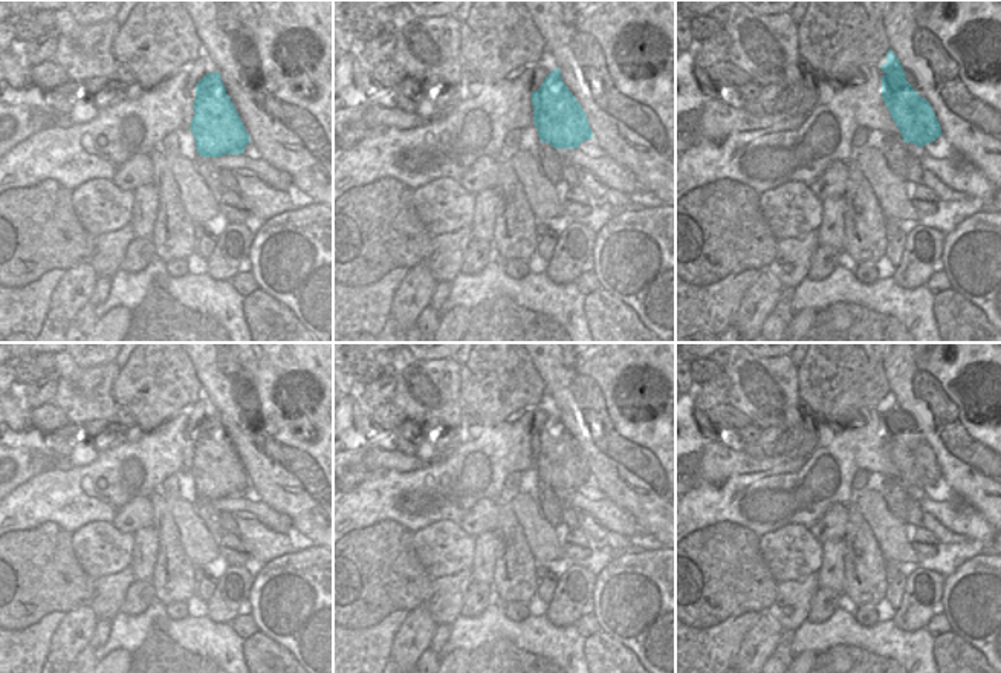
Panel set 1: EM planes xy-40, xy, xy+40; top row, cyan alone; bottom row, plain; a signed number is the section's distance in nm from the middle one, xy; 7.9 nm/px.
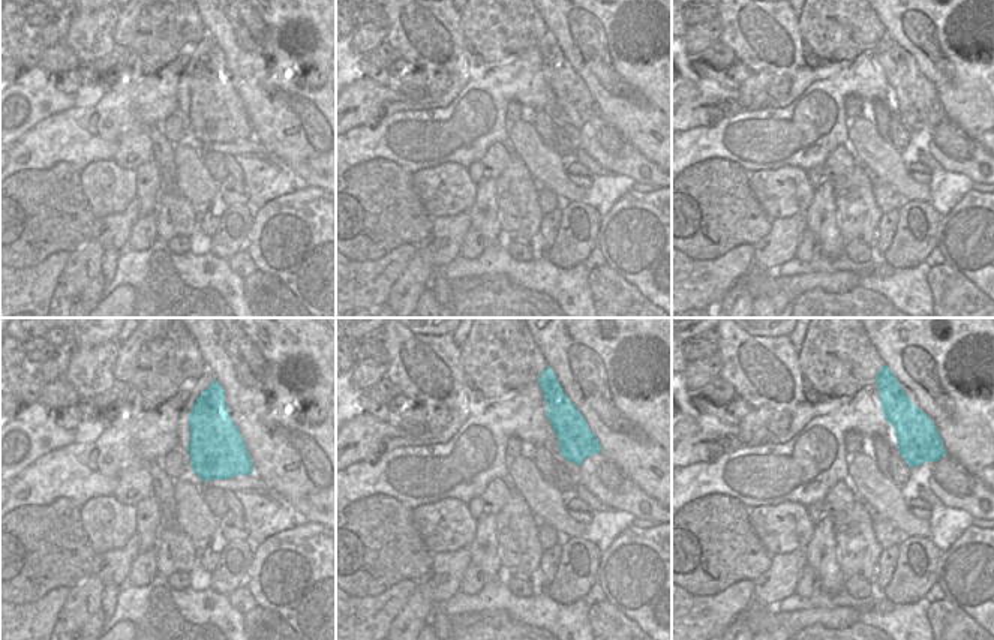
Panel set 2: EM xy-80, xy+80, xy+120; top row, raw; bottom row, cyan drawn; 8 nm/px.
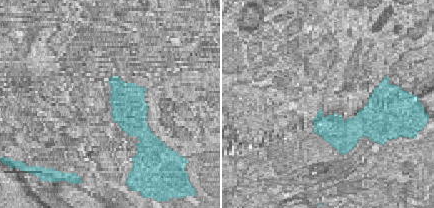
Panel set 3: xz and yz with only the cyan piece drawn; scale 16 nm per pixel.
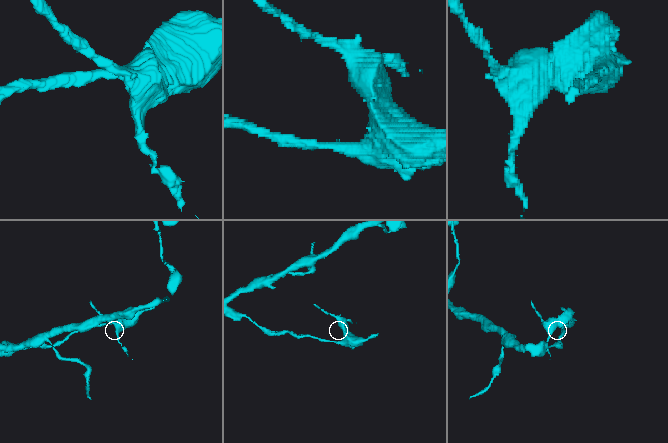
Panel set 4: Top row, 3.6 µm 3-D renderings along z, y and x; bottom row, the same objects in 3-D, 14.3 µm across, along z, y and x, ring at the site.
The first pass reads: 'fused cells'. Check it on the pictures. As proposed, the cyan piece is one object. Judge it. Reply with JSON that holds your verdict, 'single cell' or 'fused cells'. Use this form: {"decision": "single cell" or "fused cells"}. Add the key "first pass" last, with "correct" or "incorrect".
{"decision": "fused cells", "first pass": "correct"}

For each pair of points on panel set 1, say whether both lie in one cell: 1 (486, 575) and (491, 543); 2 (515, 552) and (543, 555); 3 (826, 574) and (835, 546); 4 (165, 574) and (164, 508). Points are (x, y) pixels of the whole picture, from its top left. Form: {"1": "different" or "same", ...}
{"1": "same", "2": "different", "3": "same", "4": "same"}

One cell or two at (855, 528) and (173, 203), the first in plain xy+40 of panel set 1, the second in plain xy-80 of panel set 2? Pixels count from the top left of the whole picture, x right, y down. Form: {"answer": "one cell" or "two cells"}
{"answer": "one cell"}

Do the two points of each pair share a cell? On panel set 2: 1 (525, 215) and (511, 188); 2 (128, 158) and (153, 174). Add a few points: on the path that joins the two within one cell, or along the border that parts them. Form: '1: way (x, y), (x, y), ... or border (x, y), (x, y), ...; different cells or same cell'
1: way (519, 209), (516, 194); same cell
2: border (152, 158), (137, 170); different cells

